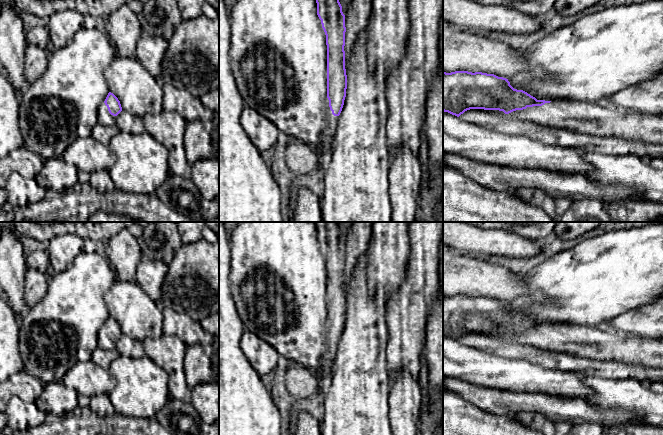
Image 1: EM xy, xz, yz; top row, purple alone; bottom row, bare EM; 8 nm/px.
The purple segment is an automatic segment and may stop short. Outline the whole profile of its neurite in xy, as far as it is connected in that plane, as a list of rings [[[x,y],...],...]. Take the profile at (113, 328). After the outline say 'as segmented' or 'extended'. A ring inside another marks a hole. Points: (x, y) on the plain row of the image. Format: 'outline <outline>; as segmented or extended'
outline [[[111,316],[98,332],[98,347],[104,350],[116,348],[116,340],[122,335],[118,322]]]; extended

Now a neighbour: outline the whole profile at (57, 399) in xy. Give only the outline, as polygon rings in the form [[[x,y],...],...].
[[[50,382],[44,385],[36,406],[46,414],[64,415],[78,407],[77,392],[62,382]]]

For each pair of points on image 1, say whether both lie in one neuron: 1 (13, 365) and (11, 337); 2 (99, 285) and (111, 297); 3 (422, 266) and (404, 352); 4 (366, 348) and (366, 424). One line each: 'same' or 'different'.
1: same
2: different
3: same
4: same

